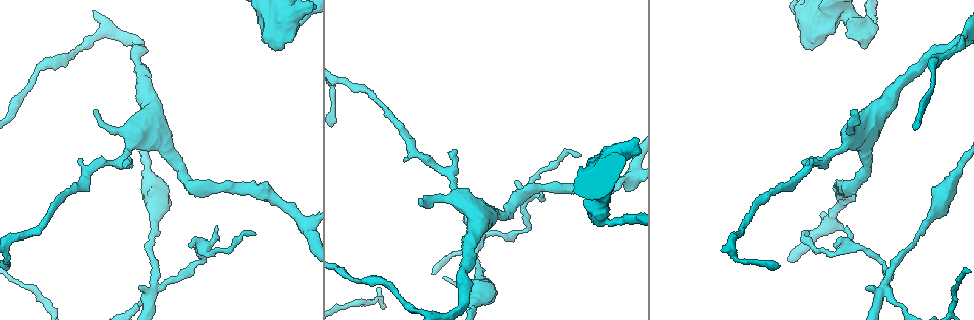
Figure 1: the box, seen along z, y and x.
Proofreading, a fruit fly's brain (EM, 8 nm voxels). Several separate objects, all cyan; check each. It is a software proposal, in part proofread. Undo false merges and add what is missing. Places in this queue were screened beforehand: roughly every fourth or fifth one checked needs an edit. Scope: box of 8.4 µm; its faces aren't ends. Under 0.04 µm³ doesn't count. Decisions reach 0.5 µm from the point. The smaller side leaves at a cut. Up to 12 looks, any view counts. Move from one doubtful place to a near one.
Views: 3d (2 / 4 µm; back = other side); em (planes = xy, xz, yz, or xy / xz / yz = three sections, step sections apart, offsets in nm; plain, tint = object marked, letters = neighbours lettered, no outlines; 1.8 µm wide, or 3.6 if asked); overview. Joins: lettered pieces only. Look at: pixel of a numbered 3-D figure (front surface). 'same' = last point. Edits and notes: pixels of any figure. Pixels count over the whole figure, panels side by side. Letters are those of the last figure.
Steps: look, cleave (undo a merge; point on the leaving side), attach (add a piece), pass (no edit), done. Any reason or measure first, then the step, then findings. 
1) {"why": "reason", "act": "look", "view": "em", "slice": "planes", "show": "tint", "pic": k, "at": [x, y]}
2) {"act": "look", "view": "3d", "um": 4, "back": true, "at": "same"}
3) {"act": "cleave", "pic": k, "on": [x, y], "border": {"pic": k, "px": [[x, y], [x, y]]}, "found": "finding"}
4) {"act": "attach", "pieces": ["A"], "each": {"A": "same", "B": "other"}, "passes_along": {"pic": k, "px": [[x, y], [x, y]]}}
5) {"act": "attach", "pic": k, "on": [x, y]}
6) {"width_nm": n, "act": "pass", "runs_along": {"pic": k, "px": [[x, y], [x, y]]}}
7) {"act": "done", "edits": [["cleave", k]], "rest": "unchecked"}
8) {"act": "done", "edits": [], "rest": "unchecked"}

{"why": "thin end", "act": "look", "view": "em", "slice": "xy", "step": 4, "show": "tint", "pic": 1, "at": [847, 226]}

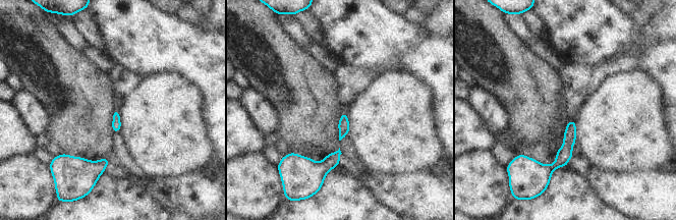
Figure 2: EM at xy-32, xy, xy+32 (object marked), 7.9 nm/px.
{"act": "look", "view": "em", "slice": "planes", "show": "letters", "at": "same"}

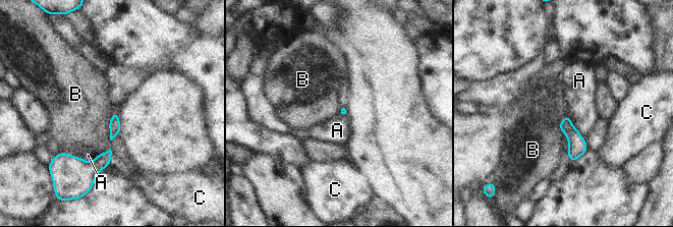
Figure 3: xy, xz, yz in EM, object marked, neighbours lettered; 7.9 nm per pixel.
{"act": "pass", "each": {"A": "other", "B": "other", "C": "other"}, "border": {"pic": 3, "px": [[113, 113], [109, 122], [110, 140]]}, "found": "none of them fits"}

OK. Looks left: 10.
{"why": "free end", "act": "look", "view": "3d", "um": 4, "pic": 1, "at": [79, 158]}

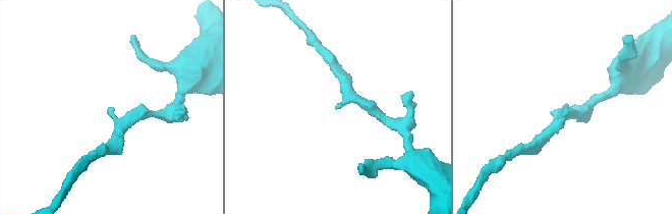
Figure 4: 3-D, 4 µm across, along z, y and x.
{"arm_widths_nm": [170, 220], "why": "need the tissue", "act": "look", "view": "em", "slice": "planes", "show": "letters", "pic": 4, "at": [564, 108]}

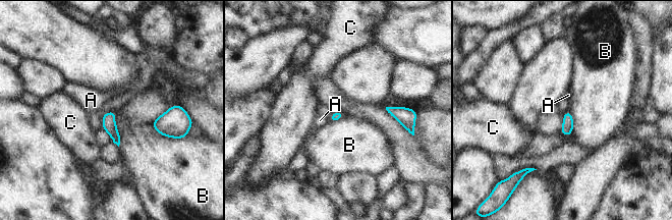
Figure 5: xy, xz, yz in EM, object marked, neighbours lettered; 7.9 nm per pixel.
{"act": "pass", "each": {"A": "other", "B": "other", "C": "other"}, "border": {"pic": 5, "px": [[151, 124], [160, 133], [176, 139]]}, "found": "no lettered piece goes on from it"}

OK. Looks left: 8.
{"why": "thin end", "act": "look", "view": "3d", "um": 4, "pic": 1, "at": [96, 110]}

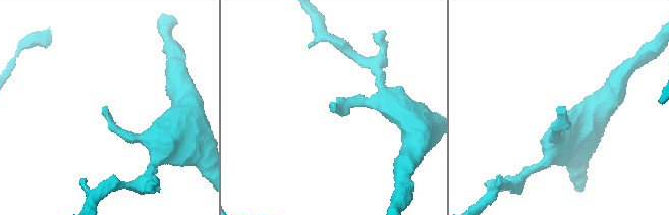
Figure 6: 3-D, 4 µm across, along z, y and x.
{"act": "look", "view": "em", "um": 3.6, "slice": "xy", "step": 16, "show": "tint", "pic": 6, "at": [106, 106]}

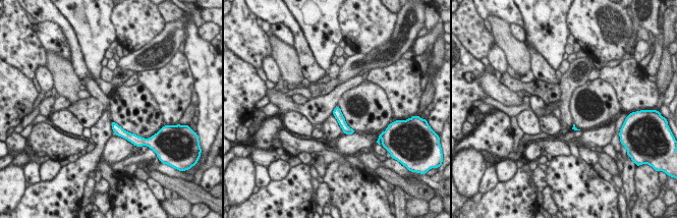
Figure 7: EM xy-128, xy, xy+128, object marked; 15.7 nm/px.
{"why": "cut it another way", "act": "look", "view": "em", "um": 3.6, "slice": "planes", "show": "letters", "at": "same"}

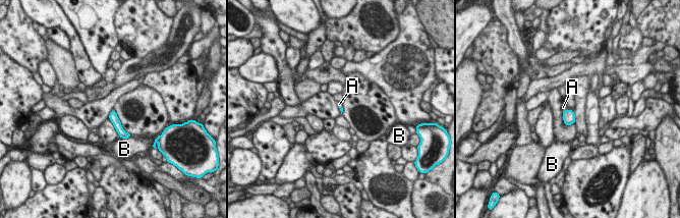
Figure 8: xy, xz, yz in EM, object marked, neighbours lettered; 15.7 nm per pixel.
{"act": "attach", "pieces": ["A"], "each": {"A": "same", "B": "other"}, "passes_along": {"pic": 8, "px": [[568, 115], [565, 110], [563, 107]]}, "found": "the neuron continues"}

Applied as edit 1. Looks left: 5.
{"act": "look", "view": "overview"}

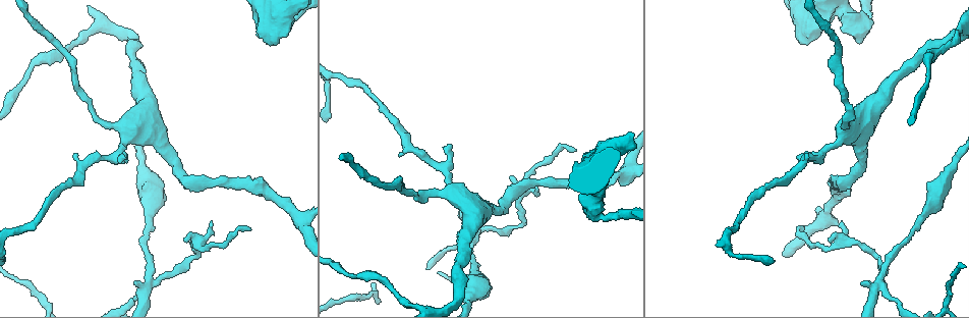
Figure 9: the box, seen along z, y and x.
{"why": "looks like a crossing", "act": "look", "view": "3d", "um": 2, "pic": 9, "at": [882, 275]}

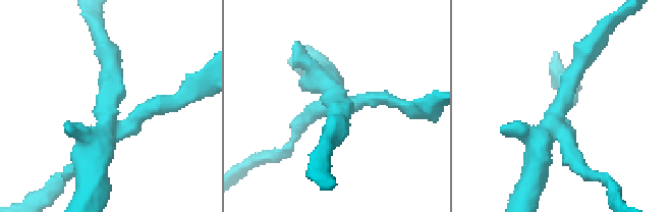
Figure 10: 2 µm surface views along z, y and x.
{"act": "look", "view": "em", "slice": "planes", "show": "letters", "pic": 10, "at": [561, 108]}

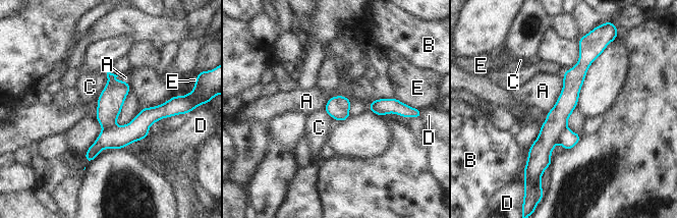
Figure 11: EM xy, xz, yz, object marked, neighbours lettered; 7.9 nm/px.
{"width_nm": 180, "act": "cleave", "pic": 11, "on": [568, 139], "each": {"A": "other", "B": "other", "C": "other", "D": "other", "E": "other"}, "part_leaving": {"pic": 11, "px": [[169, 105], [88, 158]]}, "found": "a second neuron is stuck on"}

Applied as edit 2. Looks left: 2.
{"act": "done", "edits": [["attach", 8], ["cleave", 11]], "rest": "unchecked"}

